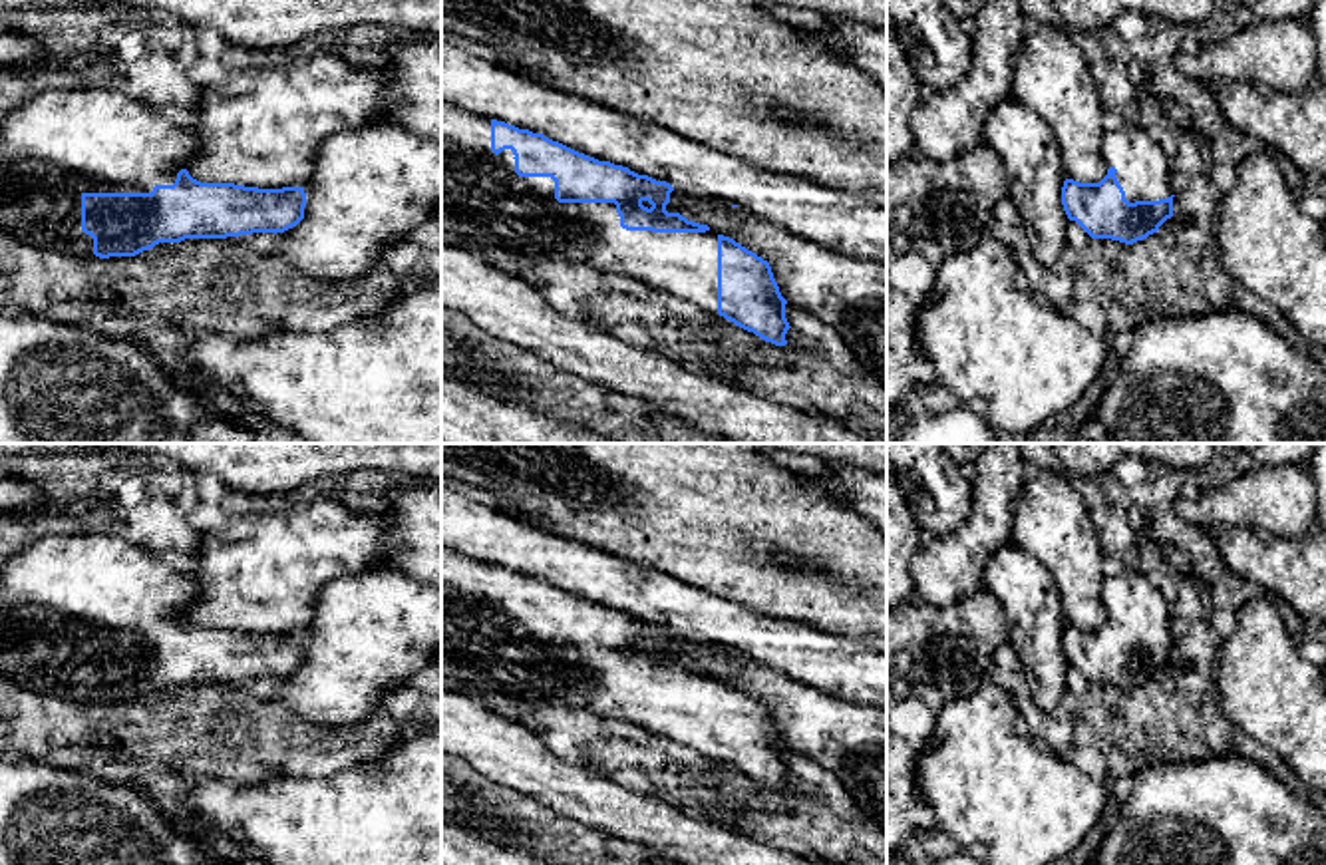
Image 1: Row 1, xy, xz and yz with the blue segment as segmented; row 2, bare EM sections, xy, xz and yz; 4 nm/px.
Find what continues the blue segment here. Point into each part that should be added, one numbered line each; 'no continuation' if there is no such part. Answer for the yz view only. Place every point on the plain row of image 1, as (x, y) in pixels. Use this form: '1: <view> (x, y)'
1: yz (1144, 617)

